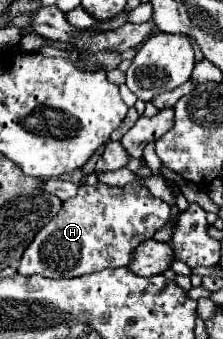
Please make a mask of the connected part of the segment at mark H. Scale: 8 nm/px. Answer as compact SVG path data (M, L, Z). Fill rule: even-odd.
M105 183L97 185L81 185L79 193L63 203L59 215L55 215L37 235L35 241L23 253L23 261L19 263L21 275L43 275L51 279L59 277L79 277L85 273L95 273L107 267L125 267L131 259L131 251L145 239L151 239L157 229L161 229L169 221L169 205L157 197L153 197L139 183L129 183L125 187L109 187Z

